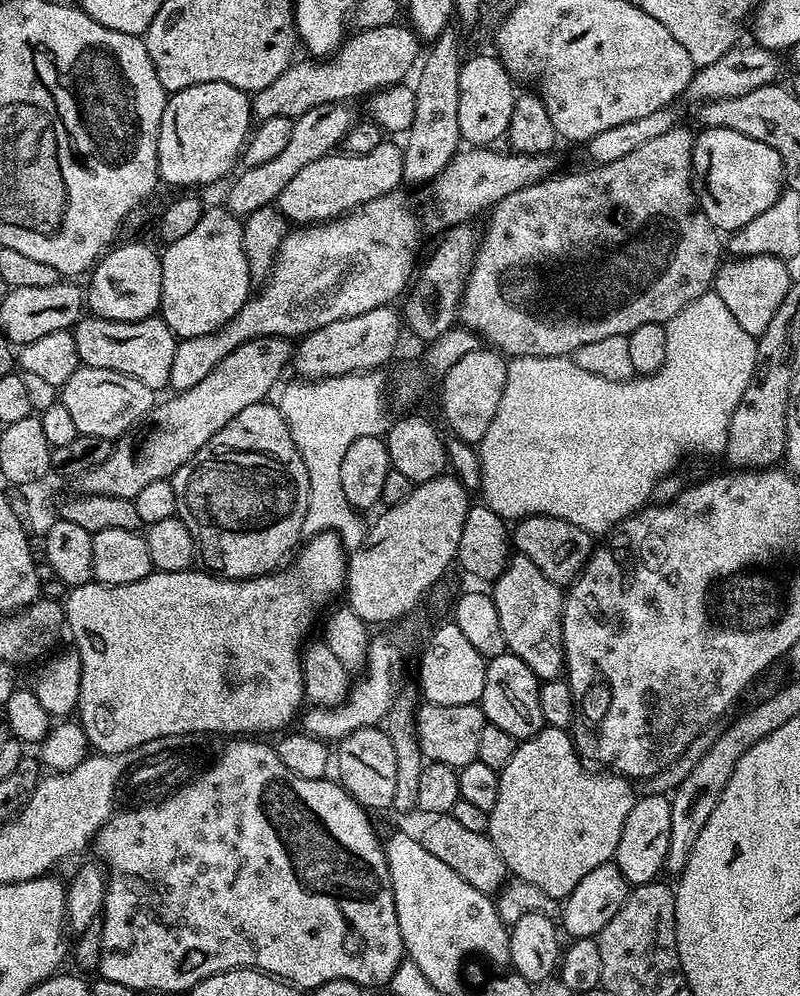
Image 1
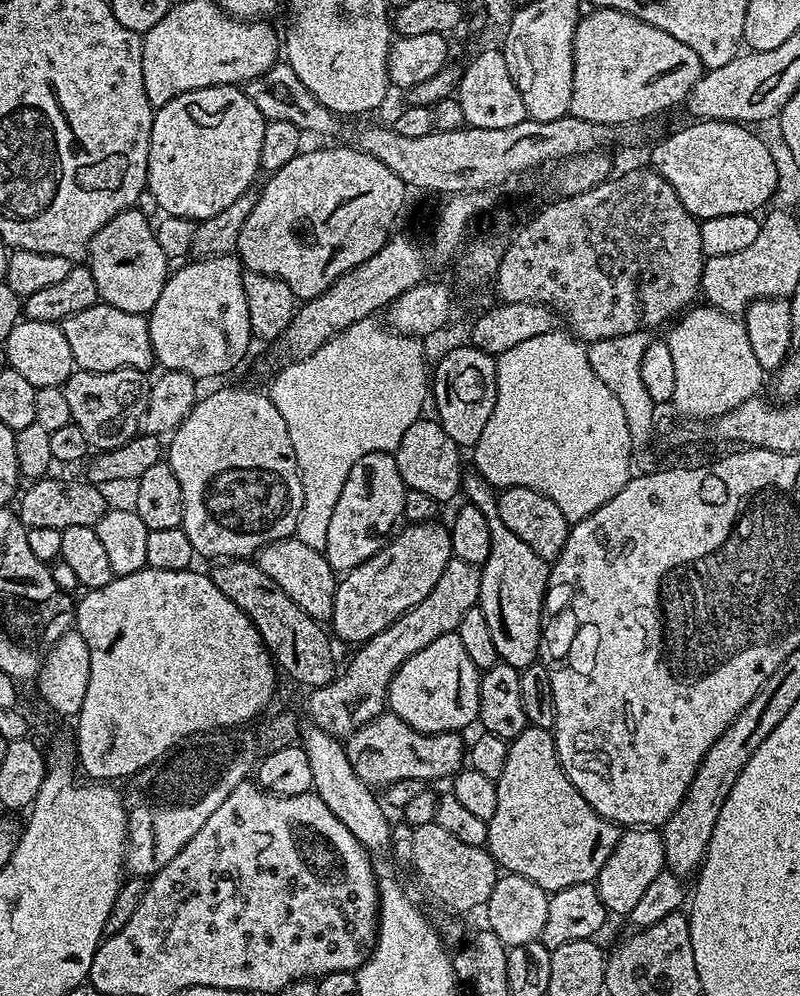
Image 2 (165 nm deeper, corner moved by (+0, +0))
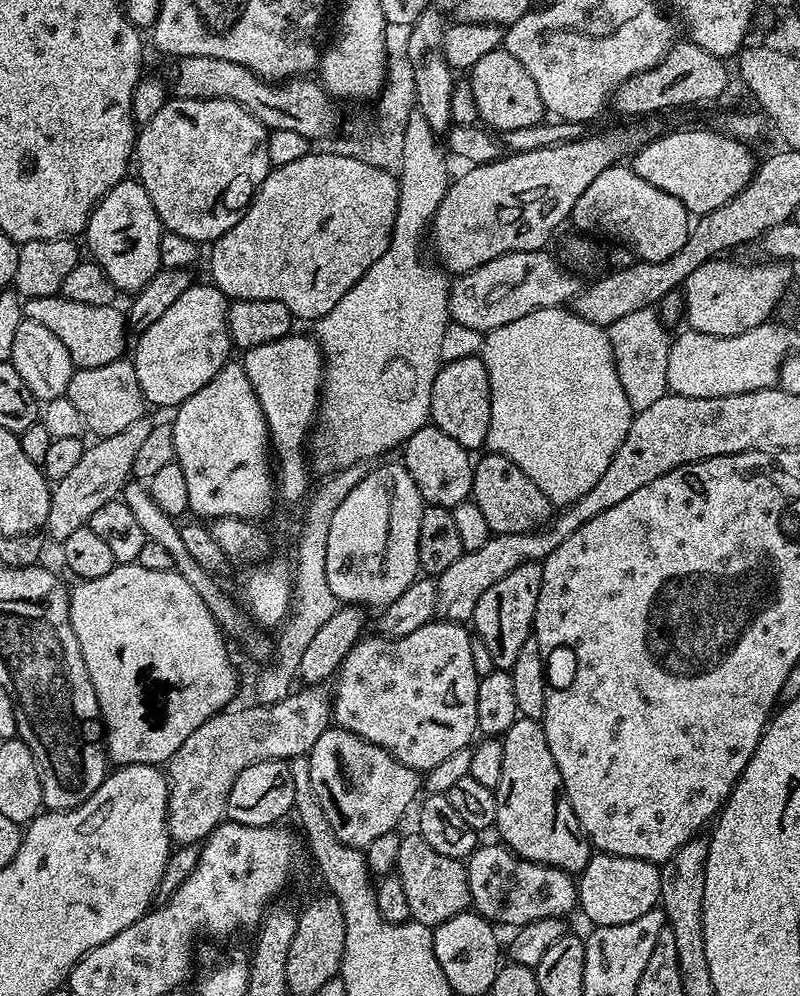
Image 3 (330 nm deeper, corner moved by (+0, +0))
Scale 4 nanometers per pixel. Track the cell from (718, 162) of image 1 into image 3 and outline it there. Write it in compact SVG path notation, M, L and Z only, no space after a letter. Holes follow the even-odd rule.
M696 128L693 132L668 132L665 136L657 135L649 144L636 151L631 157L630 166L638 178L646 178L650 186L658 186L658 190L666 190L666 194L674 194L682 206L690 214L697 217L706 215L710 210L718 210L722 202L730 202L734 194L738 194L752 180L752 174L756 170L757 161L752 160L752 152L747 143L727 136L720 130L708 128Z

